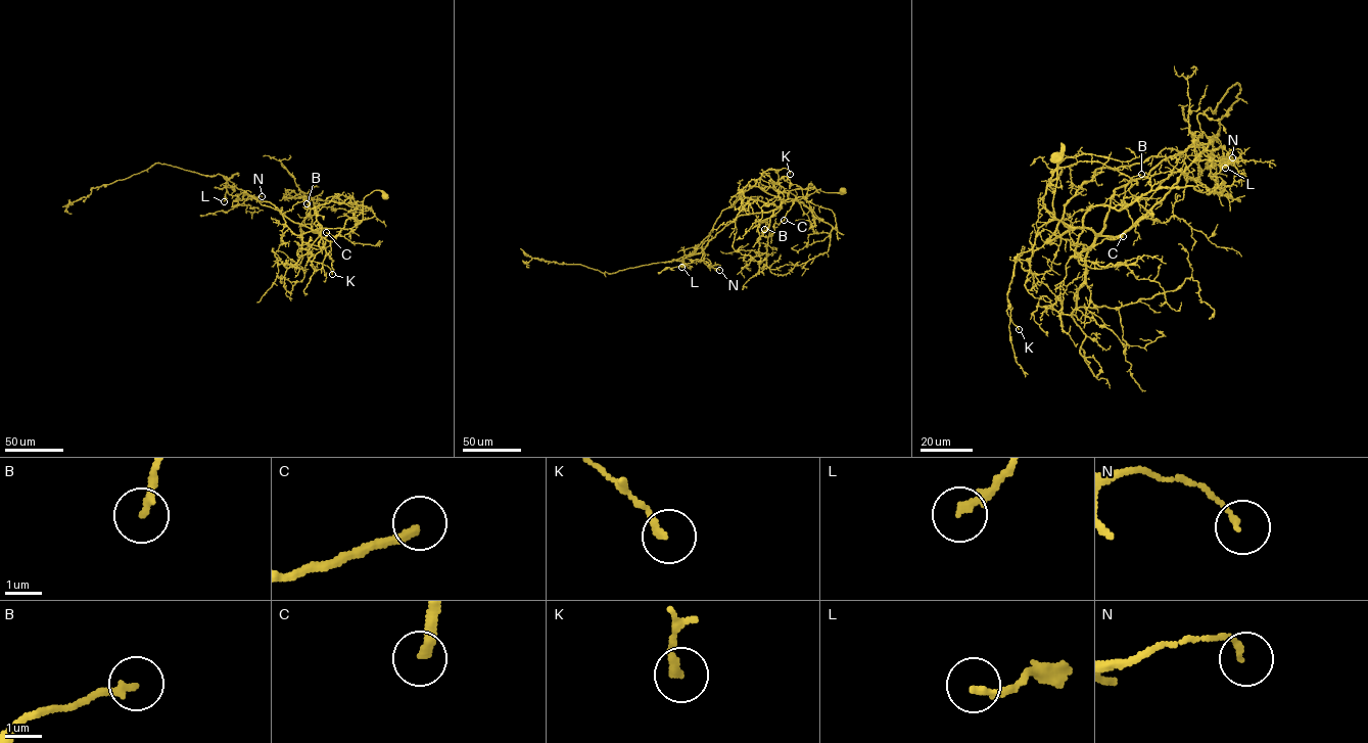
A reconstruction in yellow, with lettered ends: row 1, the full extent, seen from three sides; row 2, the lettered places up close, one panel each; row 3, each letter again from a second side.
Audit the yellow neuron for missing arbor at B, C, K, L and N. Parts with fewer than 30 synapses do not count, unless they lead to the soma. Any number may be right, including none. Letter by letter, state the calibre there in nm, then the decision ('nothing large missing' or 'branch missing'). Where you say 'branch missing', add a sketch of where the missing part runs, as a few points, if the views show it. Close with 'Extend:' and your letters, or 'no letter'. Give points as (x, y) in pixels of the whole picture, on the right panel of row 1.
B: 190 nm thick; nothing large missing
C: 280 nm thick; branch missing; missing branch runs (1123, 236), (1145, 236), (1166, 224), (1177, 225), (1184, 218)
K: 200 nm thick; nothing large missing
L: 220 nm thick; nothing large missing
N: 140 nm thick; nothing large missing
Extend: C

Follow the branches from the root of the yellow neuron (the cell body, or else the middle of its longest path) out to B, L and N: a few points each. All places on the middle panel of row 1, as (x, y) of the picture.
B: (843, 189), (828, 192), (820, 189), (783, 202), (762, 233), (768, 225), (765, 220), (764, 229)
L: (843, 189), (817, 189), (769, 212), (740, 215), (700, 252), (682, 259), (681, 267)
N: (843, 189), (817, 189), (769, 212), (740, 215), (702, 252), (701, 260), (719, 270)

